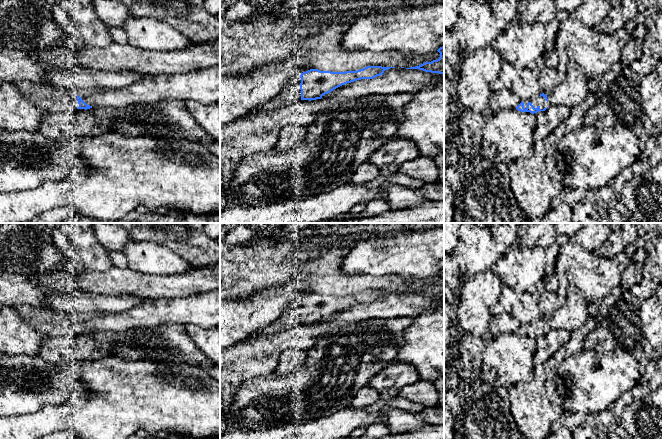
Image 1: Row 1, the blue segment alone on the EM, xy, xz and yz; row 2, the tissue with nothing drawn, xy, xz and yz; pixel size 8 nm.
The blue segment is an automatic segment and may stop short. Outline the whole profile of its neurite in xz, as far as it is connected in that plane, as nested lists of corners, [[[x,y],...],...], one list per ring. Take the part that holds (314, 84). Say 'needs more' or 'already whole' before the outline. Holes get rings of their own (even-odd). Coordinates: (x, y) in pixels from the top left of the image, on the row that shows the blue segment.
needs more; [[[367,66],[357,71],[346,71],[346,72],[331,72],[331,71],[320,71],[318,69],[310,69],[306,72],[301,73],[300,77],[293,80],[284,90],[276,95],[273,99],[255,107],[247,115],[257,114],[260,111],[275,111],[278,108],[293,103],[297,100],[316,100],[321,99],[323,95],[330,93],[334,89],[361,79],[373,79],[377,76],[383,75],[385,70],[395,67],[382,67],[382,66]]]

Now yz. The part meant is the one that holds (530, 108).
needs more; [[[544,93],[540,94],[539,97],[534,99],[532,102],[521,102],[516,109],[521,112],[530,112],[532,114],[537,113],[539,111],[545,111],[548,106],[549,102],[547,99],[547,95]]]

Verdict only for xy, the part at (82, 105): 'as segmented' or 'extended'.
extended

